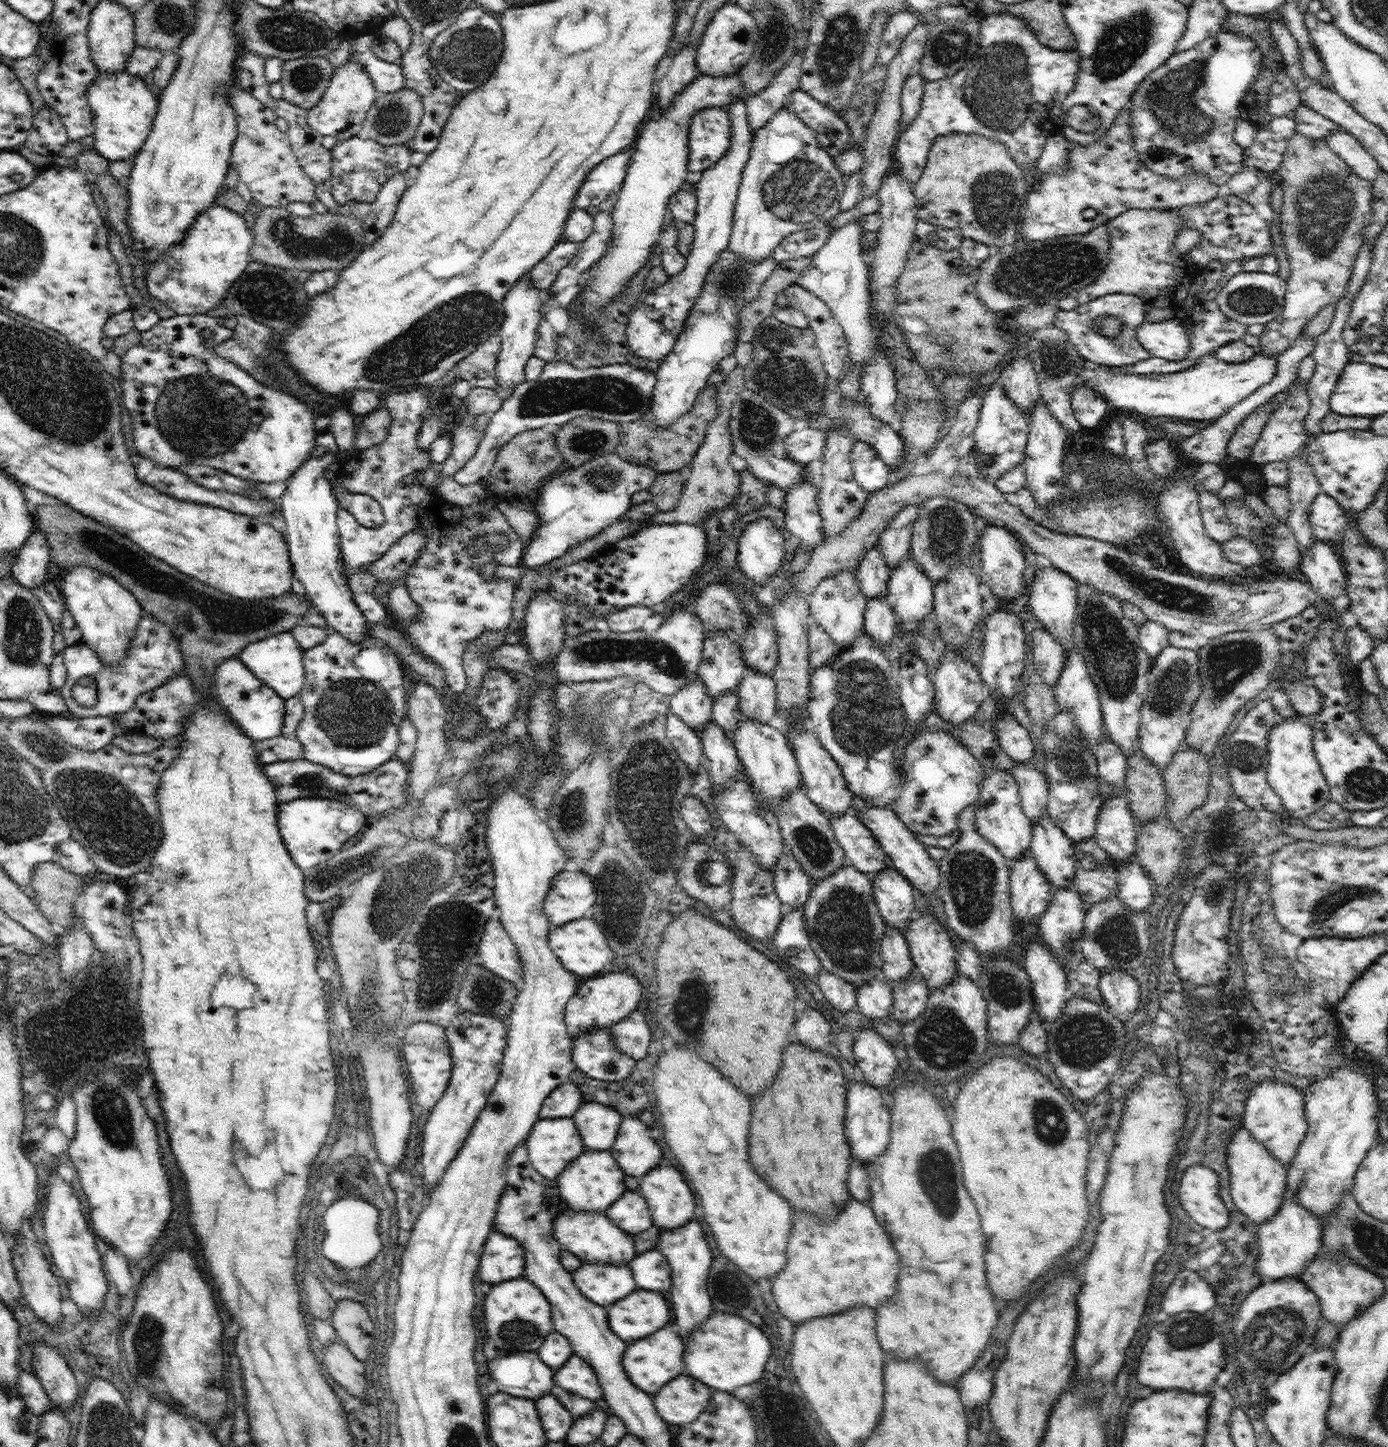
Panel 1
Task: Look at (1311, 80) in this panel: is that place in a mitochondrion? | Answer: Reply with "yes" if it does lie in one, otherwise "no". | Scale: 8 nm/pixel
no

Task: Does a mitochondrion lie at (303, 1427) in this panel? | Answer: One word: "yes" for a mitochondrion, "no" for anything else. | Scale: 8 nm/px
yes

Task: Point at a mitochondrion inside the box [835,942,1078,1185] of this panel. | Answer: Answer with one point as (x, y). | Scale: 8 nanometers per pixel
(943, 1043)

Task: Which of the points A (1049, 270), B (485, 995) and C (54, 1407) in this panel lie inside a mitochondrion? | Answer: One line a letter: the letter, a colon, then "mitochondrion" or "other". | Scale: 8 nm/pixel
A: mitochondrion
B: mitochondrion
C: other

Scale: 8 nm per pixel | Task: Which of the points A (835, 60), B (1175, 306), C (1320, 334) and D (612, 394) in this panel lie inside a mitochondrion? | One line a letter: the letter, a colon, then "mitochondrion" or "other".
A: mitochondrion
B: other
C: other
D: mitochondrion

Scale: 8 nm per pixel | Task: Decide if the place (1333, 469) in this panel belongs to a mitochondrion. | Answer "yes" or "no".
no

